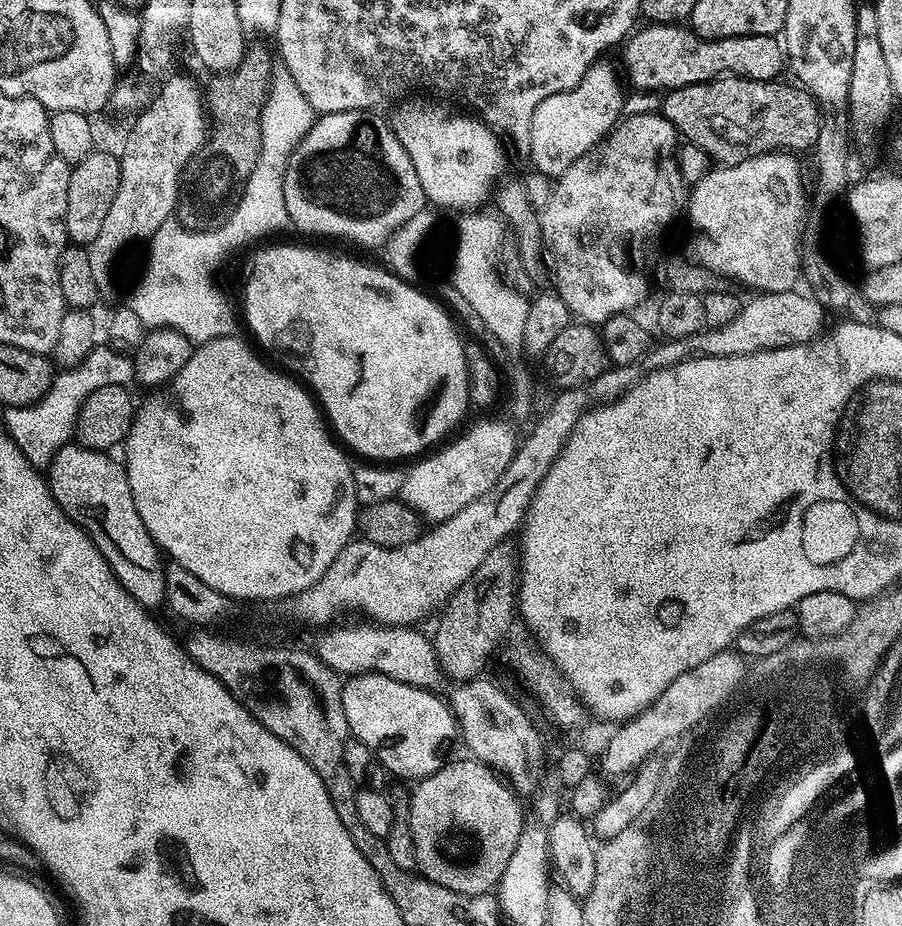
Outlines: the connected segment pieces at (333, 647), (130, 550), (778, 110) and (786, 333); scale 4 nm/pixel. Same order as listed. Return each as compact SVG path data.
M368 622L360 624L358 628L333 627L331 630L328 630L333 630L333 632L326 633L320 640L320 648L318 647L320 661L341 674L377 672L415 688L439 689L438 686L440 680L442 681L442 673L436 661L436 652L432 648L432 641L427 635L424 637L422 633L415 632L417 629L412 626L375 626Z
M77 442L66 443L52 457L46 479L58 506L98 546L127 592L144 608L156 610L165 603L166 560L146 526L142 526L142 518L138 518L123 463L112 456L107 451L86 449Z
M721 76L715 80L673 88L663 97L662 115L676 127L677 133L687 143L702 146L702 150L706 150L706 154L720 166L746 162L775 150L811 149L818 138L821 108L800 84L780 83L779 79L747 80L741 76Z
M800 290L790 292L761 292L753 295L753 300L743 305L734 318L721 328L708 328L687 336L685 340L660 342L649 351L646 364L649 369L669 368L693 354L702 356L741 356L755 352L773 352L786 346L808 344L825 331L826 309L811 294L803 296Z

